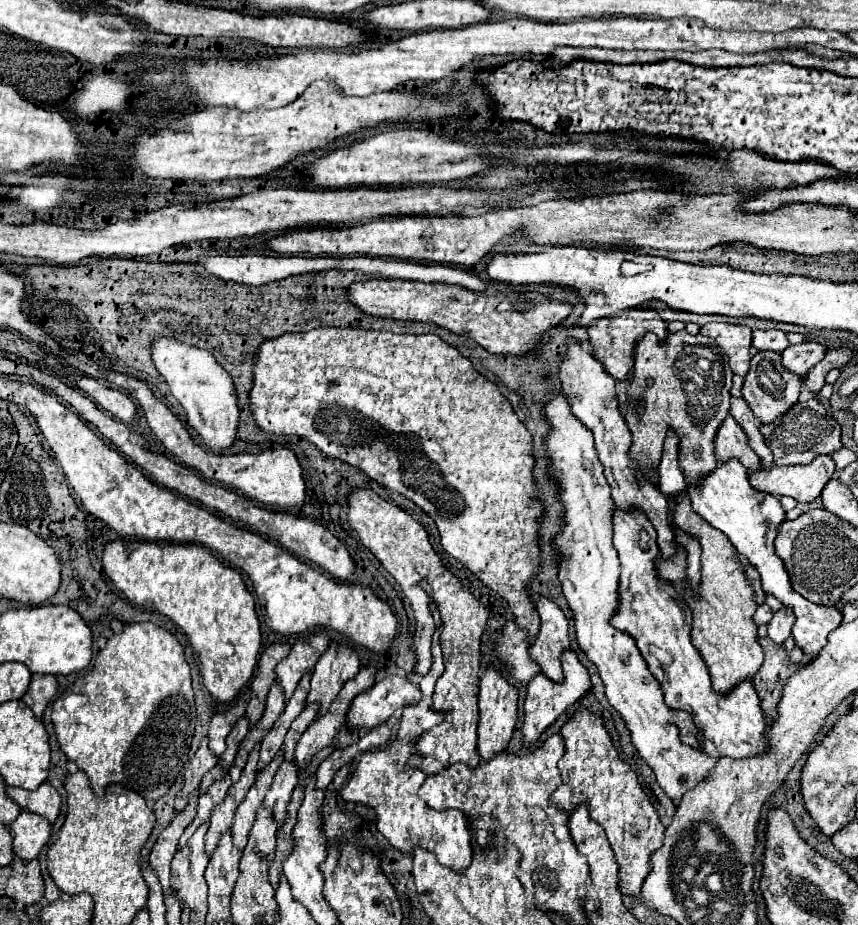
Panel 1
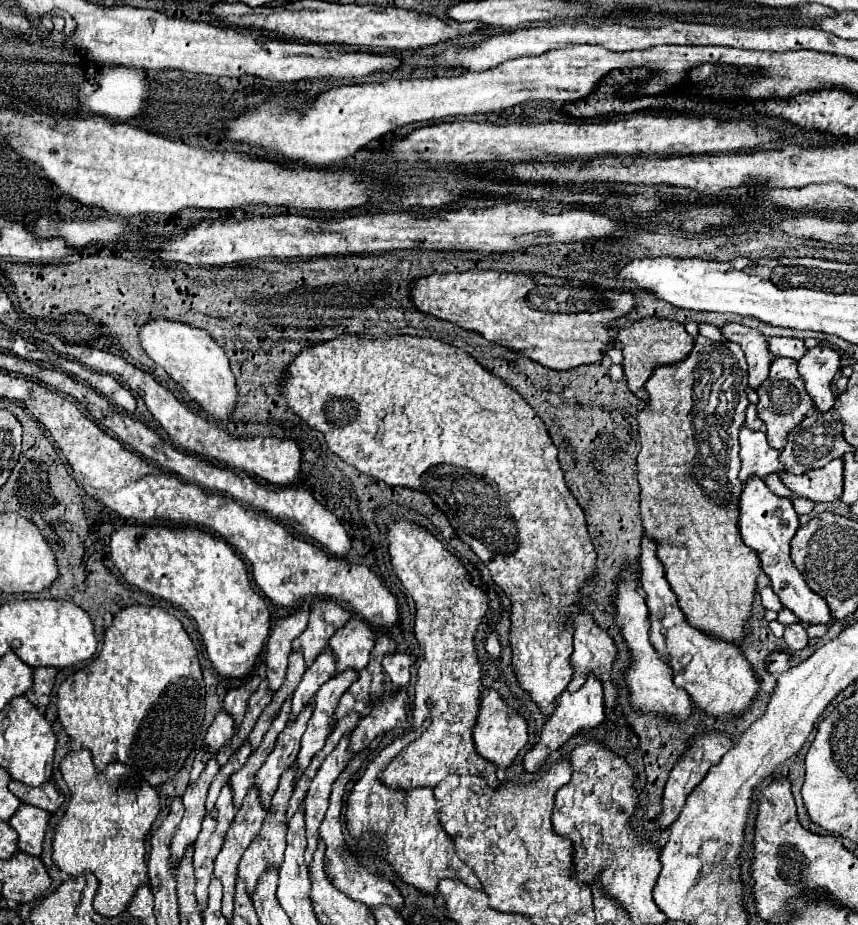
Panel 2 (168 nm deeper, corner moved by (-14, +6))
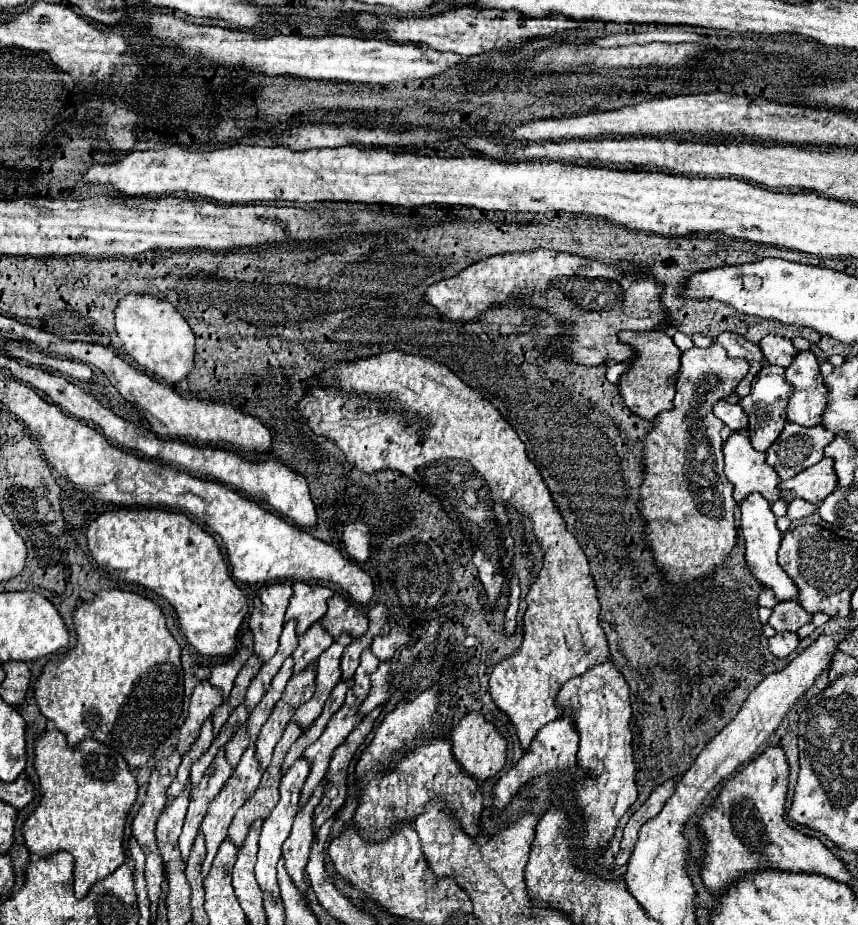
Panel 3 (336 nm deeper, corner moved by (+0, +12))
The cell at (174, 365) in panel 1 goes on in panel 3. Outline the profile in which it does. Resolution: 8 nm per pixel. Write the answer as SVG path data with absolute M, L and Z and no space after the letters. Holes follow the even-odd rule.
M128 293L122 297L114 311L116 333L126 353L144 369L158 375L168 383L178 383L188 377L194 363L194 333L174 305L160 301L152 295Z

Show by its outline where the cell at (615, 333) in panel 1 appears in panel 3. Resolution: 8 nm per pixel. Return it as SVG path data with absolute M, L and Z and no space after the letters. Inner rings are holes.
M620 331L618 337L636 351L636 359L630 363L628 375L624 375L618 385L620 395L634 415L646 421L654 421L660 411L672 409L674 387L680 375L680 351L664 331Z

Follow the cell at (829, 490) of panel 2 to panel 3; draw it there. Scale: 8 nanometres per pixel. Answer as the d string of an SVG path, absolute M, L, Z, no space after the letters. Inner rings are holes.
M824 457L816 465L798 473L796 477L782 481L782 491L792 491L796 497L818 505L824 497L828 497L838 485L838 477L834 473L834 461Z

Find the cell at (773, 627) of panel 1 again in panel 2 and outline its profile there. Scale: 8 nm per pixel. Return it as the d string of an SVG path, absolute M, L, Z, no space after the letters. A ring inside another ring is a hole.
M792 623L786 627L784 631L784 641L788 643L788 647L792 651L800 651L808 645L808 635L806 635L806 627L802 623Z

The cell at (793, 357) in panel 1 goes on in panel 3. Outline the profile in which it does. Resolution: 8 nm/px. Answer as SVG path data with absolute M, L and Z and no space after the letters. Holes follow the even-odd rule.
M800 351L786 369L786 381L794 387L794 393L788 397L786 419L802 427L822 425L822 413L828 405L828 387L824 385L812 351Z

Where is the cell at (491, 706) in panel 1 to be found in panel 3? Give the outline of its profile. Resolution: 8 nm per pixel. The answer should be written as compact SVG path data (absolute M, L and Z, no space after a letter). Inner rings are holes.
M468 713L456 729L450 733L452 743L452 755L460 763L462 771L474 777L476 781L486 781L488 777L494 777L506 761L506 739L496 731L492 723L488 723L480 713Z

